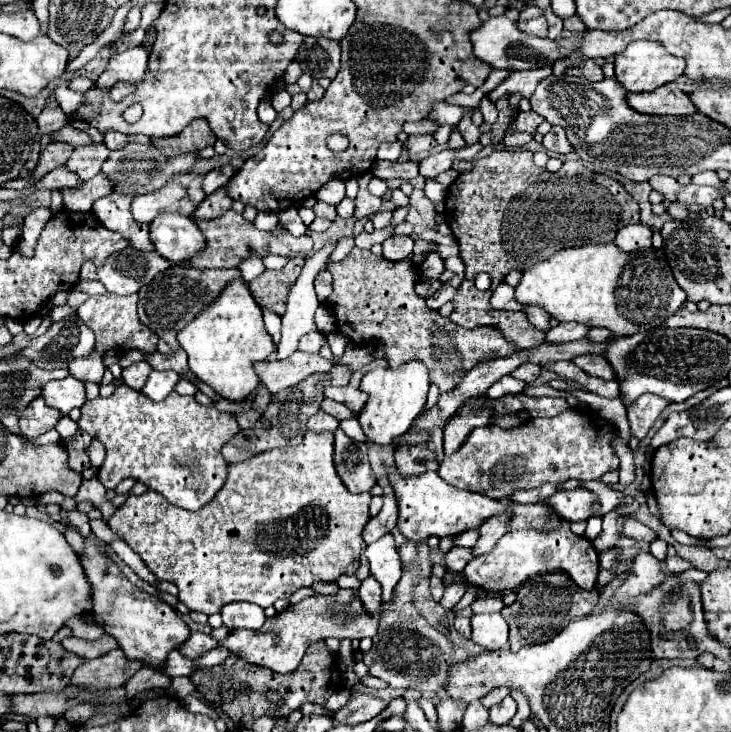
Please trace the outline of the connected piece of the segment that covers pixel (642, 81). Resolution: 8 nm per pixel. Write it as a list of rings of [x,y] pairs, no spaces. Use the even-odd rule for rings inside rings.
[[[634,40],[632,44],[626,46],[624,52],[614,56],[614,66],[616,66],[616,78],[618,82],[628,90],[628,92],[652,92],[658,86],[676,80],[682,76],[686,62],[682,58],[672,56],[662,44],[652,42],[652,40]]]

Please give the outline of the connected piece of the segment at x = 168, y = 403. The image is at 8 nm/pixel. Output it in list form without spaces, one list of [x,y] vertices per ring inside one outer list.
[[[126,384],[116,386],[114,394],[108,398],[96,398],[86,402],[82,406],[82,416],[78,420],[78,426],[106,446],[106,460],[98,470],[98,480],[106,488],[112,490],[124,478],[134,478],[138,482],[144,482],[148,488],[164,494],[174,506],[186,510],[200,510],[222,488],[226,480],[226,462],[222,460],[220,448],[240,430],[232,414],[200,406],[194,400],[194,396],[180,396],[178,392],[170,392],[166,400],[154,402]]]

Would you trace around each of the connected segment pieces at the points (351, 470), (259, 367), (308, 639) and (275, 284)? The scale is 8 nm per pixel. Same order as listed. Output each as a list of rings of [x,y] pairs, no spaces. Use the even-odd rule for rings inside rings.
[[[340,428],[334,434],[334,464],[338,468],[338,476],[342,476],[342,482],[350,492],[370,492],[376,478],[372,476],[366,442],[350,440]]]
[[[296,350],[286,360],[272,360],[272,362],[260,360],[260,362],[254,362],[254,370],[256,370],[258,378],[262,380],[262,384],[272,394],[302,382],[310,374],[330,372],[332,366],[334,364],[326,358],[322,358],[320,354],[308,354],[308,352],[300,352],[300,350]]]
[[[338,590],[332,596],[314,594],[304,598],[302,602],[288,606],[284,612],[276,616],[276,622],[272,630],[268,632],[256,632],[256,630],[232,630],[224,640],[218,642],[218,646],[226,648],[230,654],[248,660],[250,664],[266,666],[278,674],[290,674],[298,668],[306,648],[314,642],[338,638],[338,640],[362,640],[362,638],[374,638],[380,626],[380,620],[384,612],[390,608],[390,602],[382,602],[382,610],[376,614],[370,614],[356,590]]]
[[[296,256],[290,258],[282,270],[264,270],[264,274],[258,276],[258,280],[248,284],[256,302],[260,306],[268,306],[270,310],[282,316],[282,312],[286,310],[288,290],[300,276],[302,266],[304,266],[304,258]]]

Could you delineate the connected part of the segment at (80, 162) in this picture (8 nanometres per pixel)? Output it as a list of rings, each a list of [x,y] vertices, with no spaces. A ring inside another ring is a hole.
[[[86,144],[74,148],[70,160],[66,162],[66,168],[77,174],[83,181],[96,176],[101,170],[102,162],[110,156],[110,150],[106,144]]]

